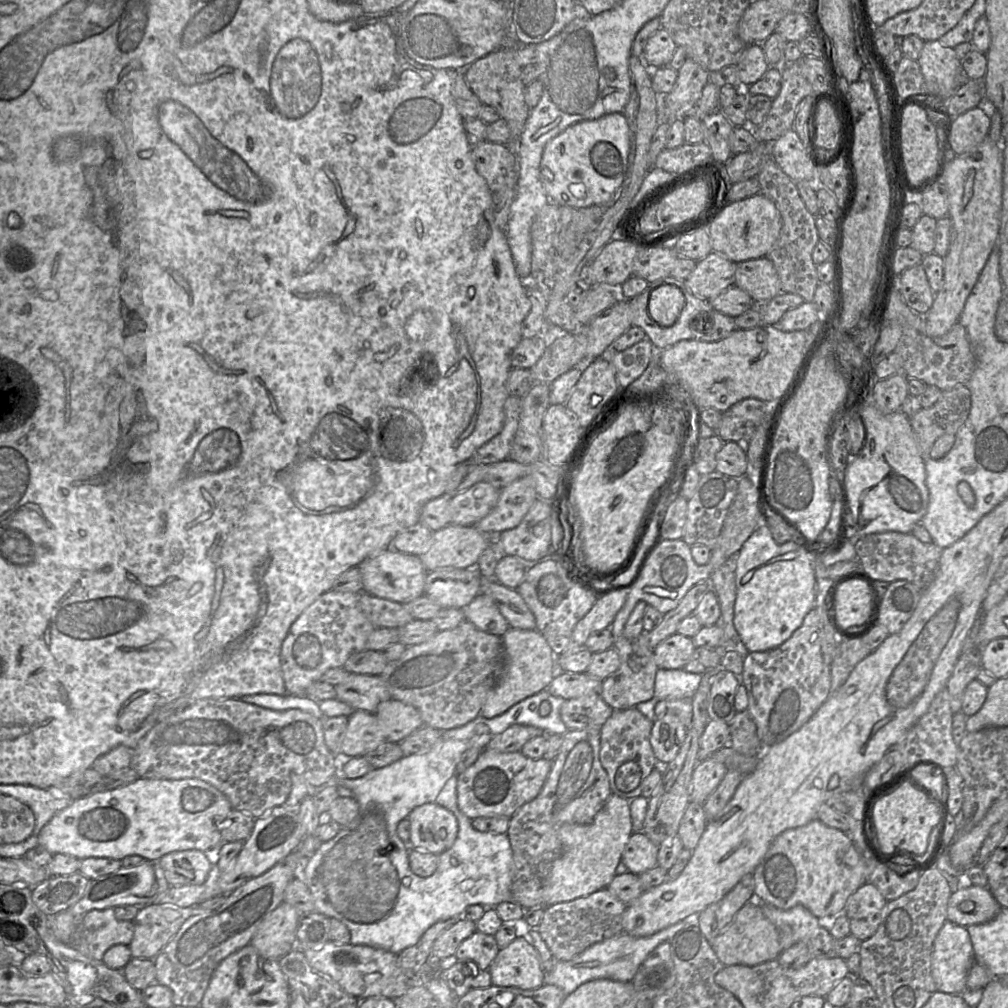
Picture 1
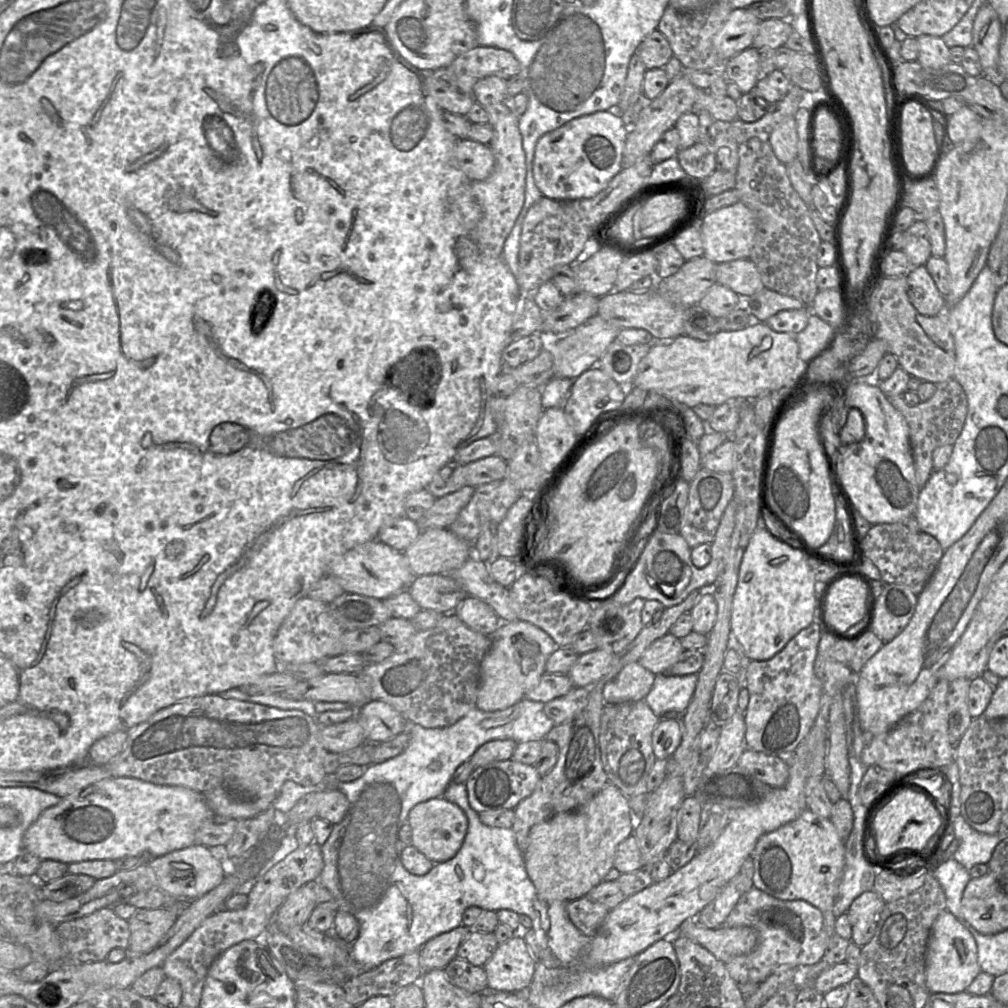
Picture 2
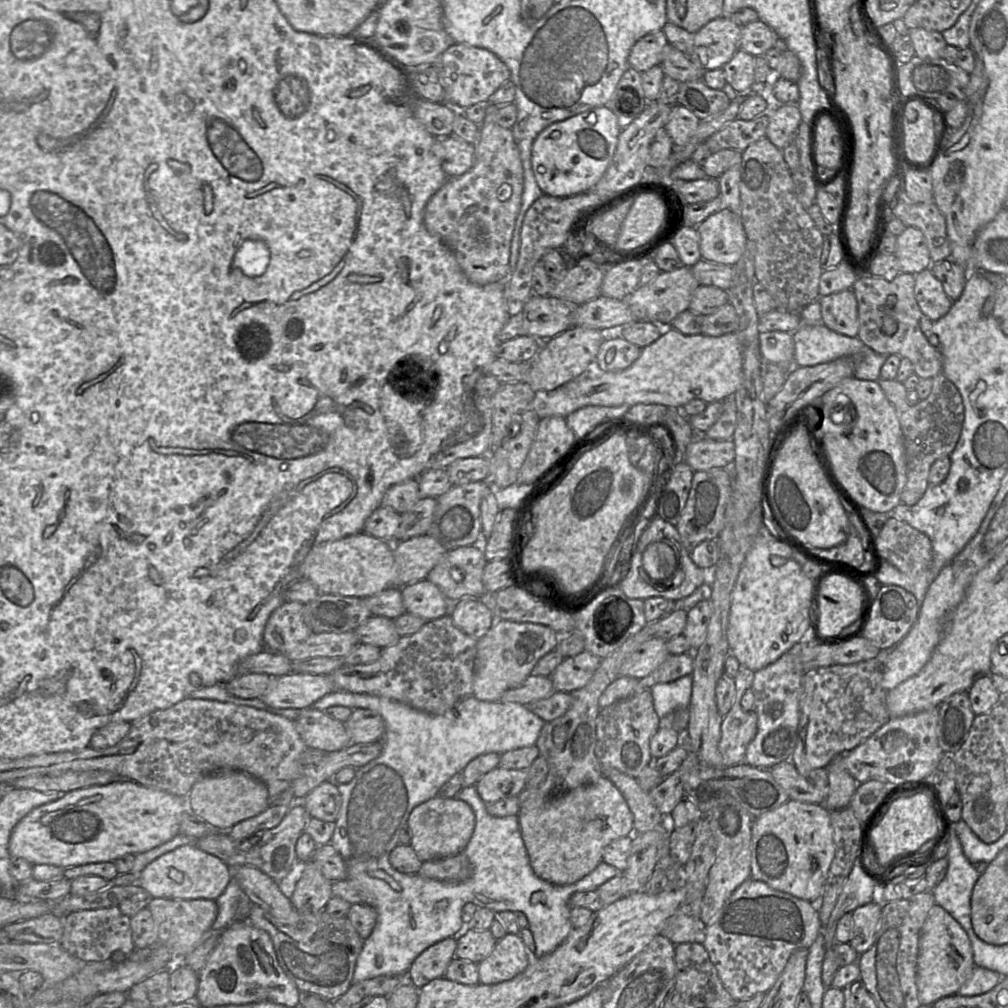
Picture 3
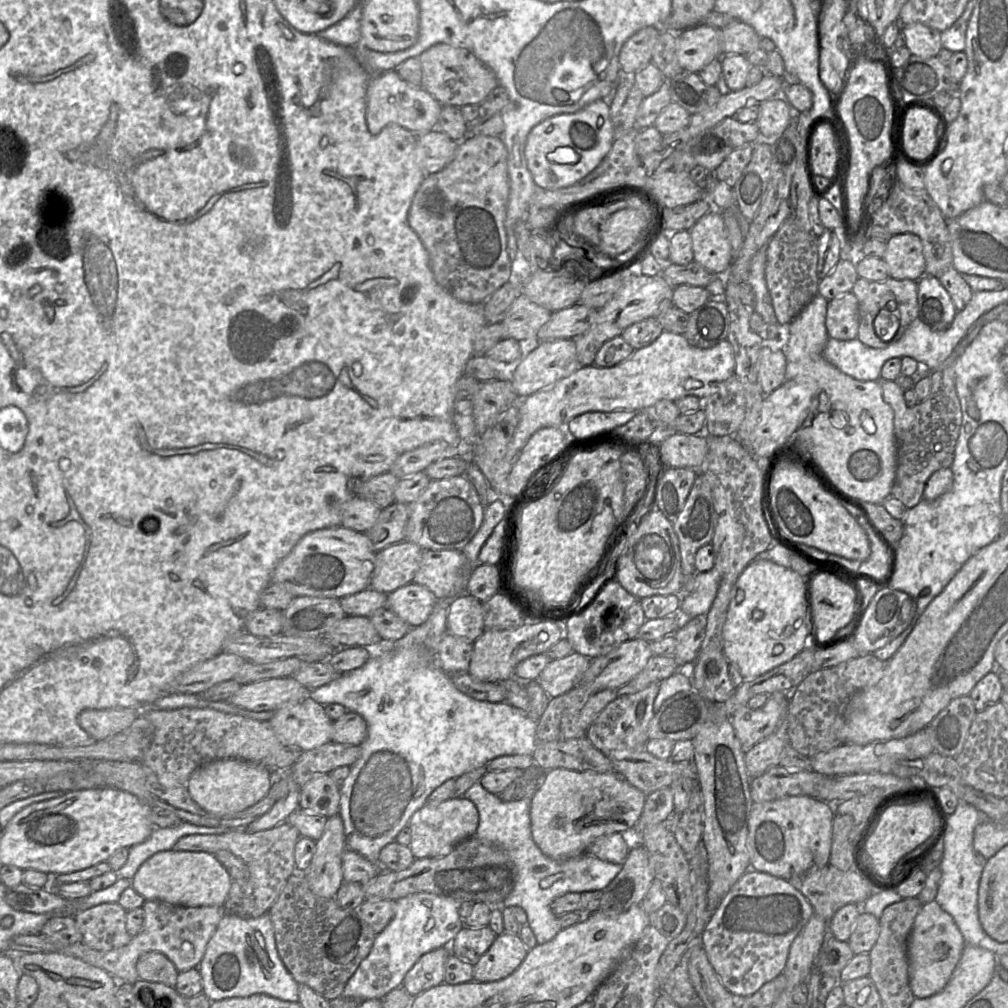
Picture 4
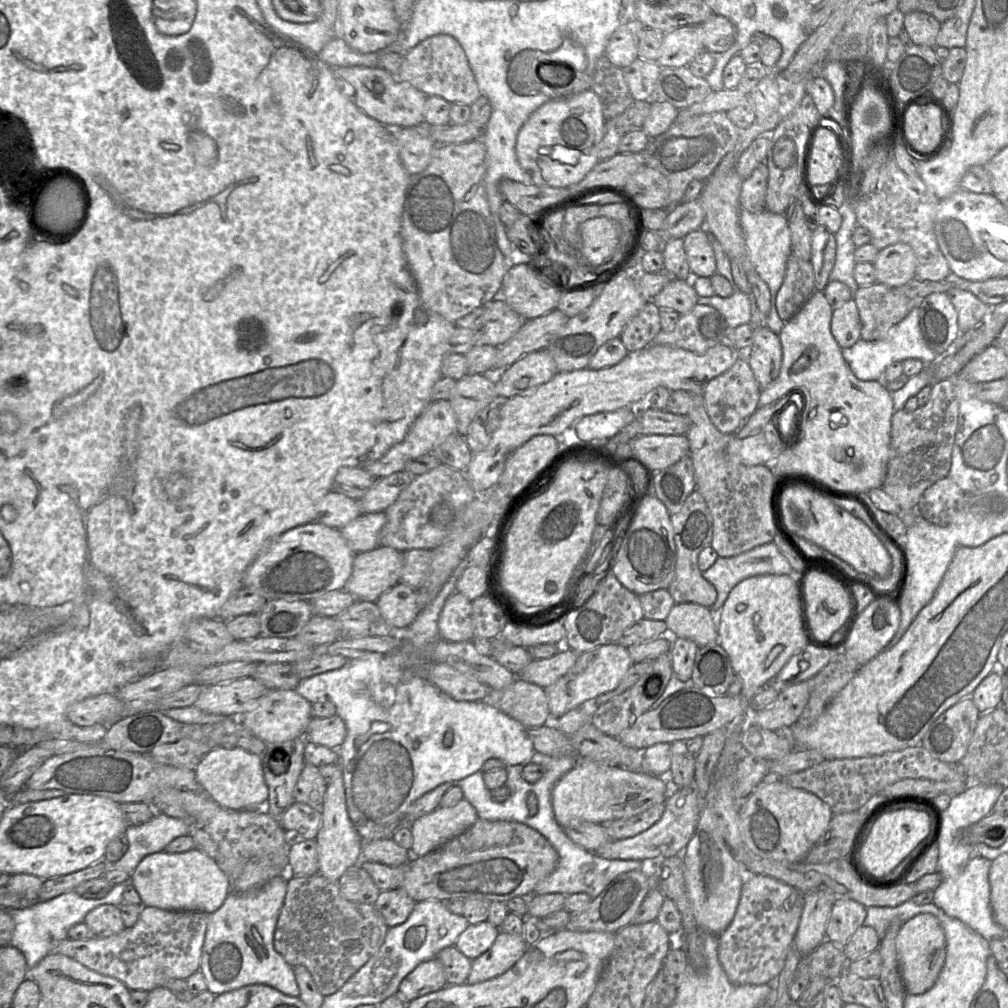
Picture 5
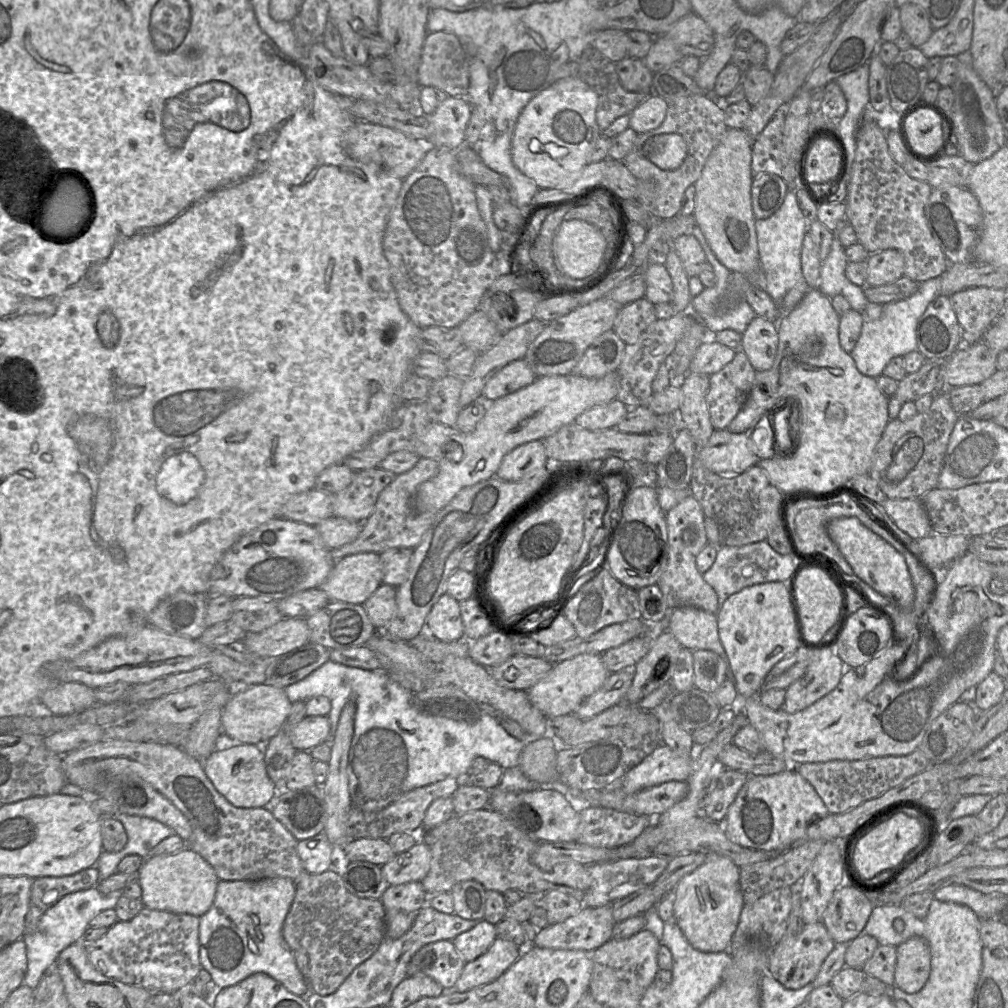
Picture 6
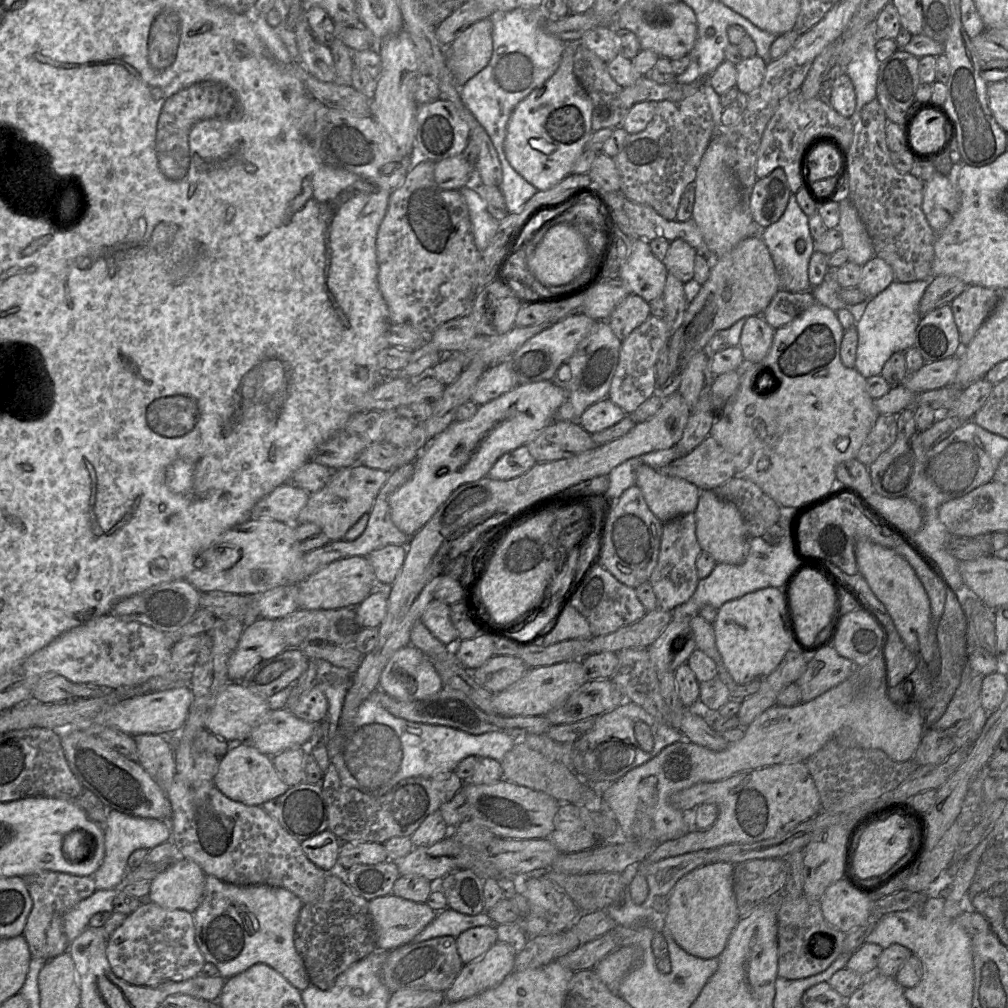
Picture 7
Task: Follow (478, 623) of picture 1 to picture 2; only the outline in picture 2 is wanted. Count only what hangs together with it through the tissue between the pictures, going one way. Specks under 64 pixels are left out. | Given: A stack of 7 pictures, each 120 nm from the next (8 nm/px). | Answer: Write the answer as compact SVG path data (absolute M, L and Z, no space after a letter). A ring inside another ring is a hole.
M466 596L452 613L470 629L486 636L491 636L502 623L491 606L473 596Z

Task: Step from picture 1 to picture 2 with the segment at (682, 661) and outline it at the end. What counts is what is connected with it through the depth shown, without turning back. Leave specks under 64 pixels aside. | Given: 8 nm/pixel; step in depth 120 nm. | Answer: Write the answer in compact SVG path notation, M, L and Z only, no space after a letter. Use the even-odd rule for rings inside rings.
M667 633L655 640L642 654L639 663L655 675L665 673L683 653L679 638Z

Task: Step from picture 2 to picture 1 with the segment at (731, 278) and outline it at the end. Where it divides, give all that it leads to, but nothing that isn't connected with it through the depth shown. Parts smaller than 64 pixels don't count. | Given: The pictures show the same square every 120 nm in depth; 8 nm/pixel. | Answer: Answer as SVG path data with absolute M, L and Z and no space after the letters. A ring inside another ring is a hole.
M768 257L737 263L734 285L747 292L756 304L762 304L782 293L777 271Z

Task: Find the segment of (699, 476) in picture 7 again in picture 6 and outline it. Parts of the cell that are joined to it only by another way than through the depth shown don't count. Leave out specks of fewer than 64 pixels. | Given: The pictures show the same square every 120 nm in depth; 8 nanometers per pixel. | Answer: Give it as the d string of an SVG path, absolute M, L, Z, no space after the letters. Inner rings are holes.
M784 407L776 408L770 417L767 414L763 415L755 425L742 433L732 433L727 429L714 429L706 445L698 451L698 458L706 468L720 476L739 475L757 465L761 459L772 458L774 456L772 452L774 442L773 417L784 409Z

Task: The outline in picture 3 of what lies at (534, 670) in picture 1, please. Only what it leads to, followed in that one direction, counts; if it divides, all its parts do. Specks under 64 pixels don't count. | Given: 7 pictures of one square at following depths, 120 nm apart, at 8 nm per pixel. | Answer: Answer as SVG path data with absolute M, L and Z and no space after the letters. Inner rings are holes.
M496 620L487 633L477 639L472 695L481 701L500 701L505 691L518 687L531 675L537 662L555 650L558 642L559 635L545 625Z

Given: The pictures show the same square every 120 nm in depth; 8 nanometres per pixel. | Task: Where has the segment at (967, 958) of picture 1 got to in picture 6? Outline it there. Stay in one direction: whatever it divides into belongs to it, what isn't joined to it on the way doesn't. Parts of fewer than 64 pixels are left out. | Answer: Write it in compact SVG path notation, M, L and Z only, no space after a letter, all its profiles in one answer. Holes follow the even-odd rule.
M912 937L896 947L894 985L908 994L919 992L931 970L931 955L927 941Z

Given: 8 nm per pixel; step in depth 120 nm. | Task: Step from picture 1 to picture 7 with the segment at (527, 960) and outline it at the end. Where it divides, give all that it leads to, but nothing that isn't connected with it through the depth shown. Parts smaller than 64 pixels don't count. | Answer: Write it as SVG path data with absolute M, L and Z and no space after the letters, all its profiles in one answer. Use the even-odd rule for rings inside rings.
M497 941L479 959L463 965L450 988L444 992L445 1001L458 1002L498 985L514 970L515 957L516 953L509 946Z

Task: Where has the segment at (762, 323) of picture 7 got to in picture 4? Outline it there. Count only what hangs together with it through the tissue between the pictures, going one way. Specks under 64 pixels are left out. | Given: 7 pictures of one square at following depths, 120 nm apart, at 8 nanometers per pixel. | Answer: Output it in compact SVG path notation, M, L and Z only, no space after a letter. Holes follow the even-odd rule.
M763 346L758 358L758 379L764 395L769 395L785 381L786 357L782 350Z

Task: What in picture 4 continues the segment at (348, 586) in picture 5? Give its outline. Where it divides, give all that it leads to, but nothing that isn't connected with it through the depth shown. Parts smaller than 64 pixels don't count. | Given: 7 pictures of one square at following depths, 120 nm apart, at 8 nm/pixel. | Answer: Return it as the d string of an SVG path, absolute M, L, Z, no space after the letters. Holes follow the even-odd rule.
M405 540L376 552L369 588L389 594L412 582L420 566L422 553L422 548Z

